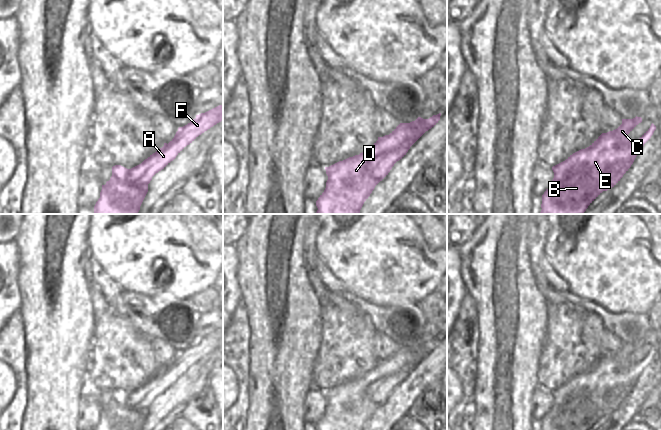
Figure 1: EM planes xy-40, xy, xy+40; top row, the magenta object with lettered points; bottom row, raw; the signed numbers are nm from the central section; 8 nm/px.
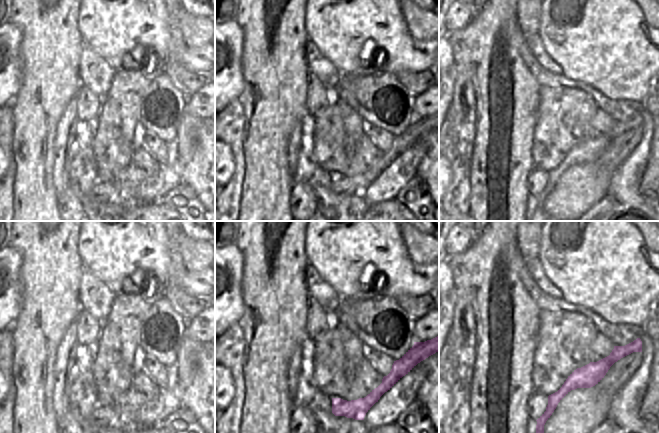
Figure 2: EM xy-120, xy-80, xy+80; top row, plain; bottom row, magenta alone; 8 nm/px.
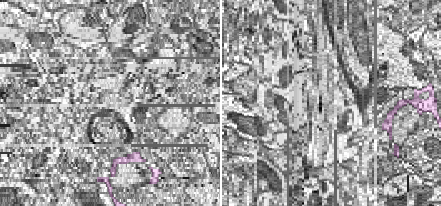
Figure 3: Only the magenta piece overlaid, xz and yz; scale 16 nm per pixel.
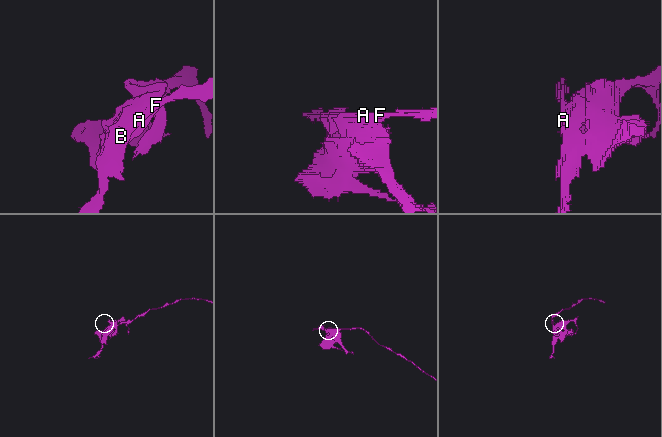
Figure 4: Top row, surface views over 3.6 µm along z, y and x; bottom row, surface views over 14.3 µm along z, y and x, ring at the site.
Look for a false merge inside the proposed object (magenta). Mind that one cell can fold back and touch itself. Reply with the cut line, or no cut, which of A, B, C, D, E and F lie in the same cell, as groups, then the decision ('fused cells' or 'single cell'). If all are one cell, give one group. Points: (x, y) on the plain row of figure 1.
xy (413, 367), (403, 367), (377, 381), (369, 389), (376, 408) | A F / B C D E | fused cells

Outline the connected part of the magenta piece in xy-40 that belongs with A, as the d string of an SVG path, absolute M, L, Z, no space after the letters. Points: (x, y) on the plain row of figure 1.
M219 329L196 342L187 349L179 351L174 362L164 371L150 379L142 387L145 391L153 391L153 400L164 393L176 380L199 359L223 345L223 329Z

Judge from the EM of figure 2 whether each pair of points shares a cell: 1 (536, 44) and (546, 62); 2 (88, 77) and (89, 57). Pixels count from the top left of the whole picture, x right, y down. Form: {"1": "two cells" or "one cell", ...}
{"1": "one cell", "2": "one cell"}

